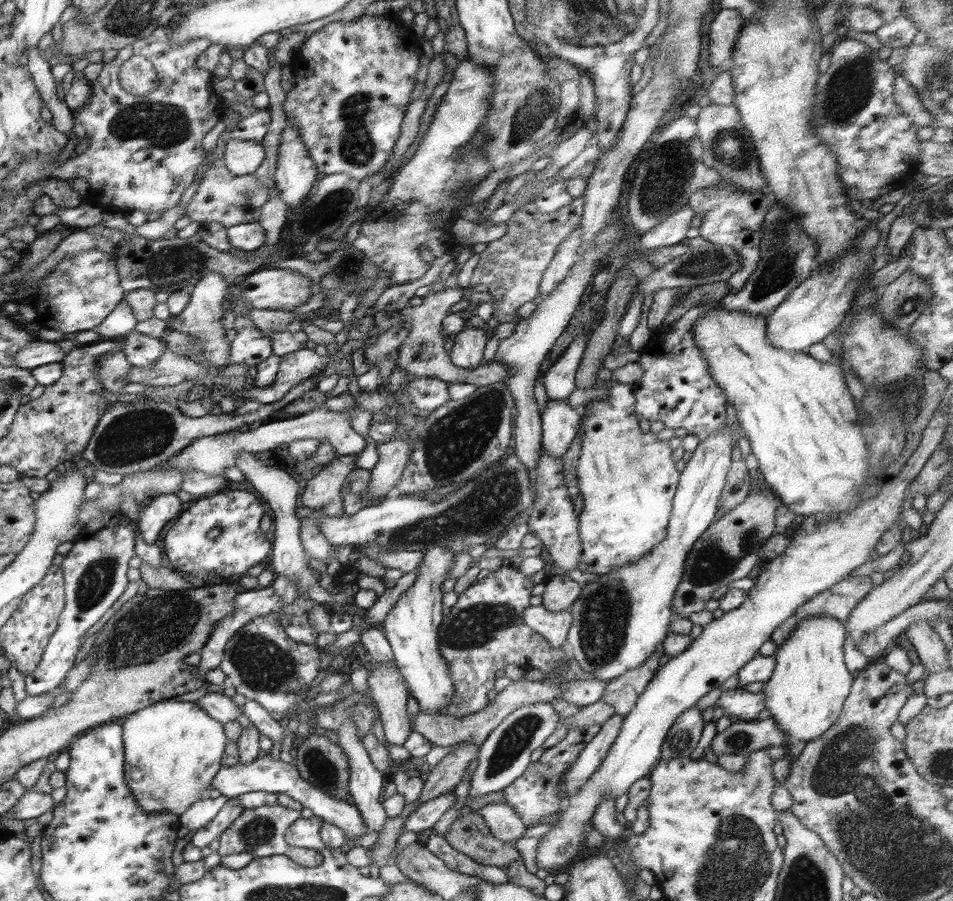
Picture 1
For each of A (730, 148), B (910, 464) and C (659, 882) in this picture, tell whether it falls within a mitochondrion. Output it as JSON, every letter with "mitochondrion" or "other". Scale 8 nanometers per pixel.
{"A":"mitochondrion","B":"other","C":"other"}

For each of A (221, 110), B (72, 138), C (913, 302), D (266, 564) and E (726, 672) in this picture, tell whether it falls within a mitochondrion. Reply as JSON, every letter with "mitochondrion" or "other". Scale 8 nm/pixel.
{"A":"other","B":"other","C":"mitochondrion","D":"other","E":"other"}

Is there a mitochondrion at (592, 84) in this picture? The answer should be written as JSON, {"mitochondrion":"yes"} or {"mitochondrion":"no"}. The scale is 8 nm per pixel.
{"mitochondrion":"no"}

